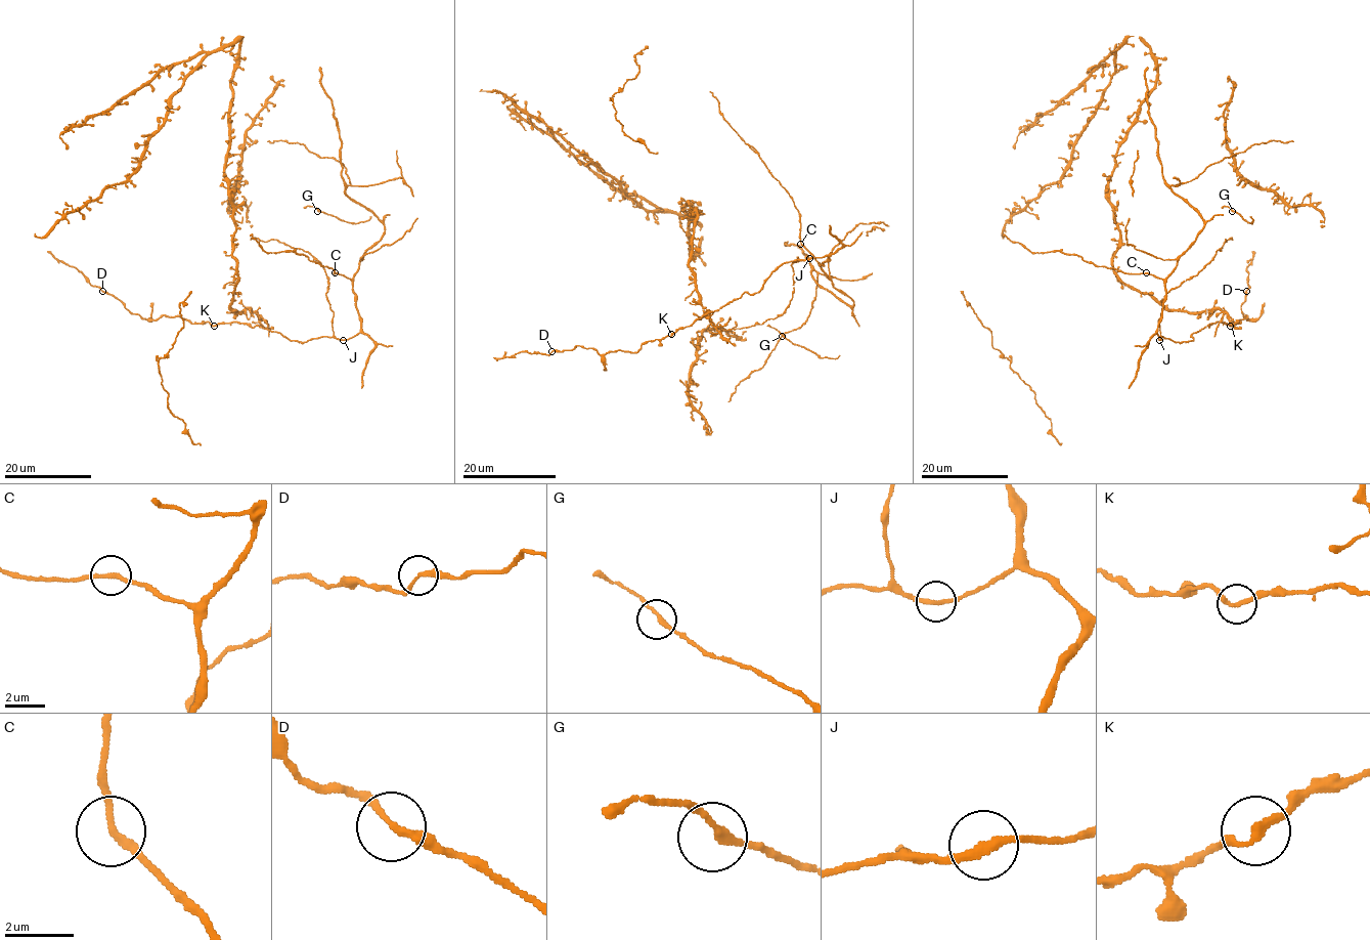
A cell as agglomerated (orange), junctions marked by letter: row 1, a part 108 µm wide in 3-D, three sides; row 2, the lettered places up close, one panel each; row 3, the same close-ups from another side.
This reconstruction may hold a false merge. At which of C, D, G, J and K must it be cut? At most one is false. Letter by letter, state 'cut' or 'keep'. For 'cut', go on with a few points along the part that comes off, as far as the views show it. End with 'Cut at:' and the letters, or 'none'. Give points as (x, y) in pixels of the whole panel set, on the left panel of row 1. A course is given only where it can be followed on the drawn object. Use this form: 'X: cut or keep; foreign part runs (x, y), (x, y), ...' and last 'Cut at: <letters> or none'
C: keep
D: keep
G: keep
J: keep
K: keep
Cut at: none

